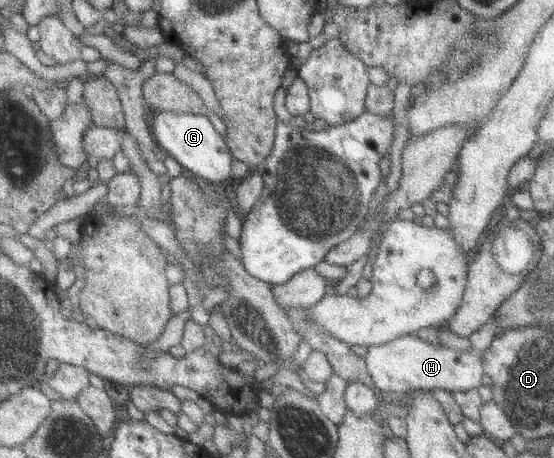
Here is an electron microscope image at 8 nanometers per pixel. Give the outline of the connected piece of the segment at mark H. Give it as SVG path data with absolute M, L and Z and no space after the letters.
M416 335L401 336L393 342L387 342L383 346L371 346L364 350L365 363L369 374L371 375L374 387L385 393L396 392L399 394L410 393L415 390L427 391L449 391L454 392L467 392L477 389L483 384L483 376L485 376L485 362L484 358L479 358L479 354L471 350L469 352L460 352L439 346L431 346L429 342L421 340Z

